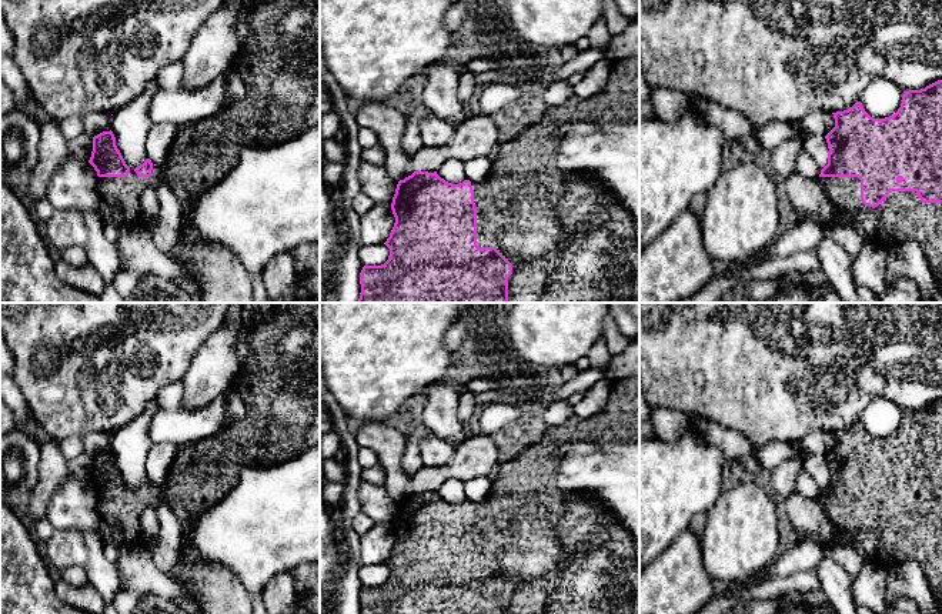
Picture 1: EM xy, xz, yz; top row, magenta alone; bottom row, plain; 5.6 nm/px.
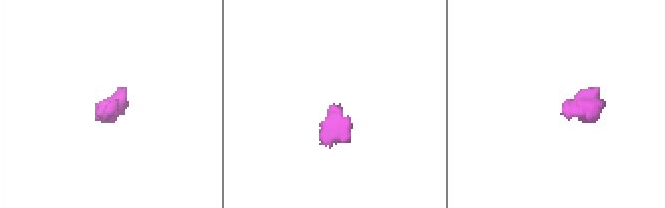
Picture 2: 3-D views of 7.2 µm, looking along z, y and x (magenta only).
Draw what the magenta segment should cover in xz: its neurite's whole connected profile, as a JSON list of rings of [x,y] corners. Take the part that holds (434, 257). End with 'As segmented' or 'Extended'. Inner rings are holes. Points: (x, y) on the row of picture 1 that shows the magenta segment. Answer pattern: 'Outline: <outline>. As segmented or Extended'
Outline: [[[639,54],[615,60],[607,86],[598,94],[589,99],[572,94],[564,104],[547,107],[538,124],[527,129],[517,139],[500,144],[492,170],[484,183],[464,180],[452,184],[441,178],[437,171],[414,171],[400,180],[391,203],[395,223],[384,243],[390,248],[388,260],[381,266],[363,267],[358,303],[639,303],[639,218],[624,208],[598,180],[589,176],[567,176],[559,170],[561,127],[577,121],[639,124]]]. Extended

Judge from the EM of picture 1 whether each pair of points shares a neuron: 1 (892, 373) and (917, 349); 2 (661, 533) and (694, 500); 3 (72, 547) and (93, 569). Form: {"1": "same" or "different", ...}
{"1": "same", "2": "same", "3": "same"}

